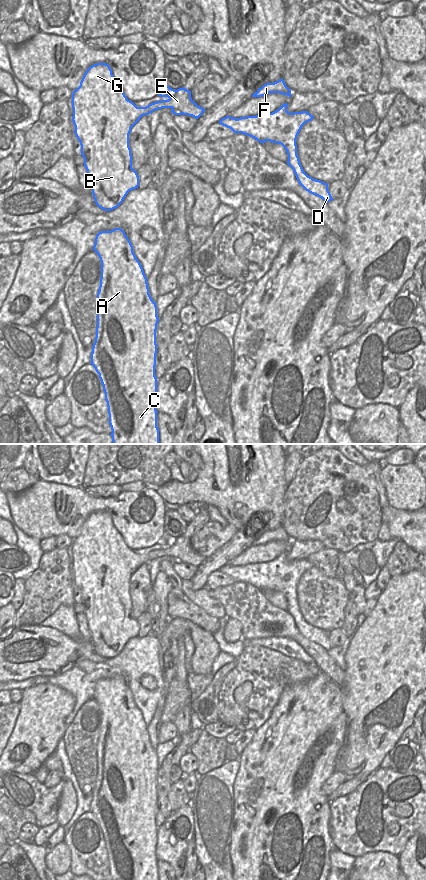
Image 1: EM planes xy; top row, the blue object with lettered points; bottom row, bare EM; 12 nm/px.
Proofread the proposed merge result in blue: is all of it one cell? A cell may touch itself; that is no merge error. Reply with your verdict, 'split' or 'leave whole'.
split

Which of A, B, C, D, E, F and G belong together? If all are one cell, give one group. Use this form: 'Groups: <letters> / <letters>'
Groups: A B C G / D E F.

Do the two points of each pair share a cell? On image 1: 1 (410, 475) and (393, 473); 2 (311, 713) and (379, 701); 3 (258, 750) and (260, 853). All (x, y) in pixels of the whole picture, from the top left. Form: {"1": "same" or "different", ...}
{"1": "same", "2": "different", "3": "same"}

